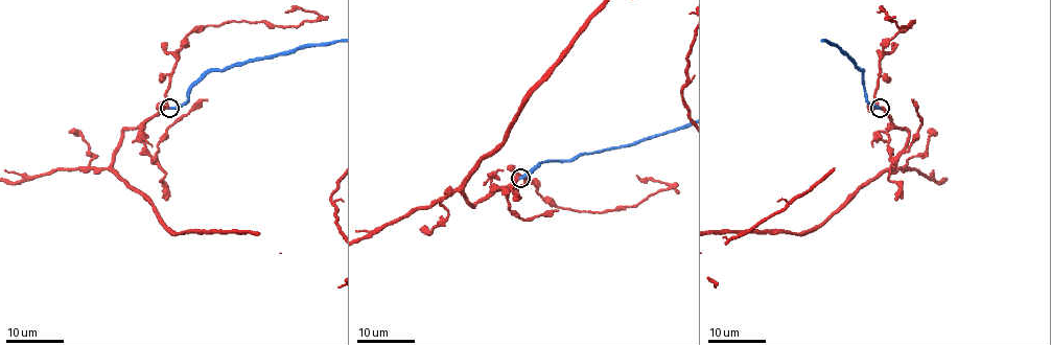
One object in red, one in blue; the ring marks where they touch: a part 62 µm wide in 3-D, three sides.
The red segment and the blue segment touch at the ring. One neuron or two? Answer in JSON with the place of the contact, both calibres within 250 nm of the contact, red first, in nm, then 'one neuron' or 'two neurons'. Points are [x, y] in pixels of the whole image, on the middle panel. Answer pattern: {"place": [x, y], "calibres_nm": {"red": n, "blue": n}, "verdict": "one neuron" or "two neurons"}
{"place": [520, 178], "calibres_nm": {"red": 240, "blue": 300}, "verdict": "two neurons"}

